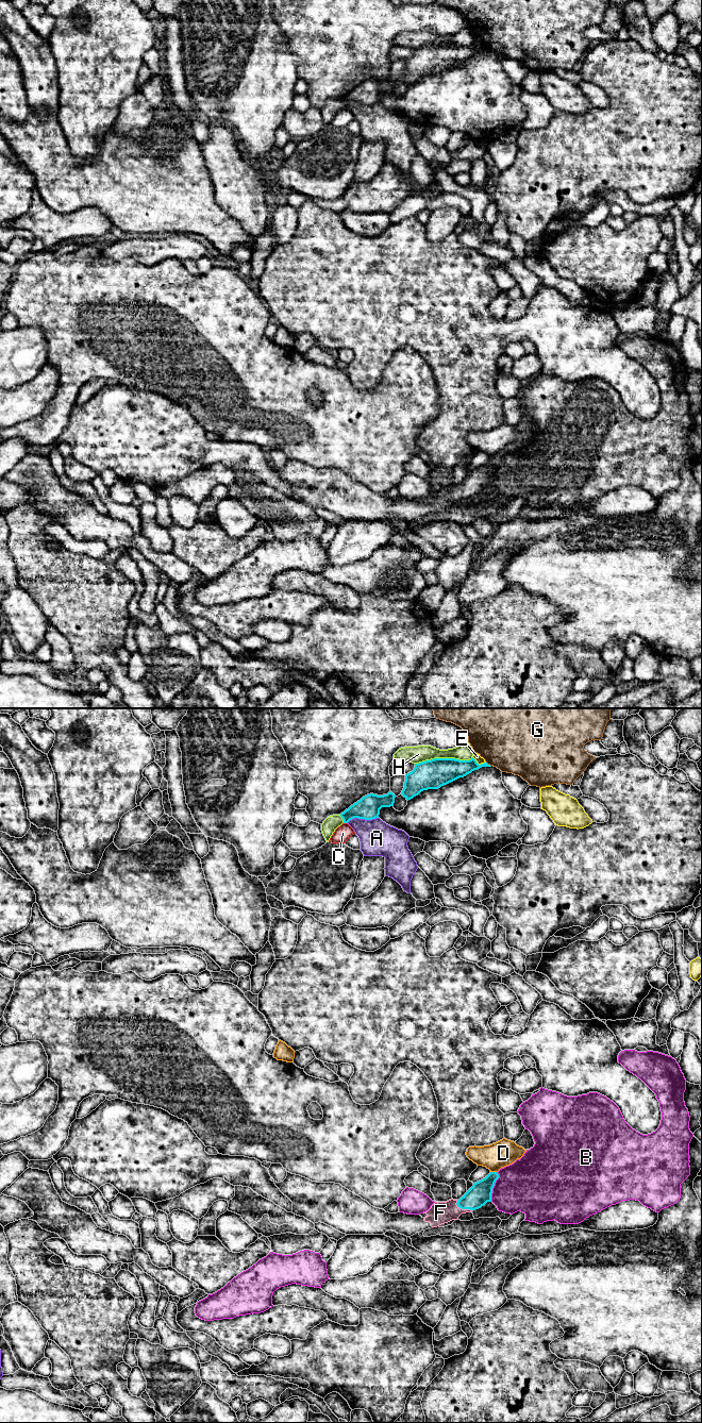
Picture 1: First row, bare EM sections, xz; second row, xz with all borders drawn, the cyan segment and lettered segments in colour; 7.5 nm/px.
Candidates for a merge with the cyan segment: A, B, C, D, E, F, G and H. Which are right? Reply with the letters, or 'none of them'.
F

